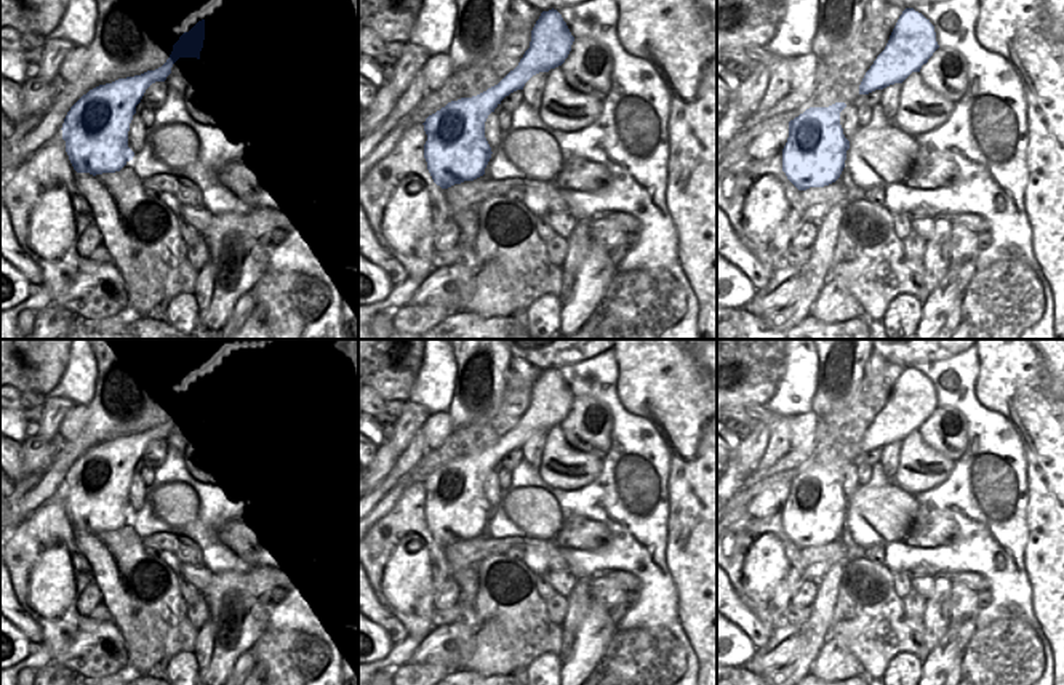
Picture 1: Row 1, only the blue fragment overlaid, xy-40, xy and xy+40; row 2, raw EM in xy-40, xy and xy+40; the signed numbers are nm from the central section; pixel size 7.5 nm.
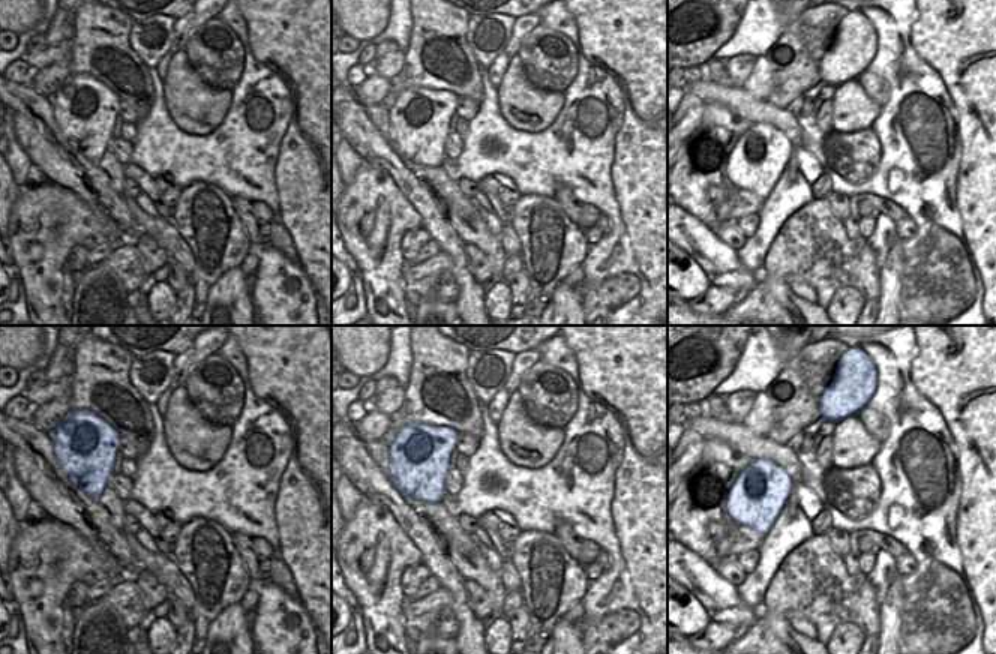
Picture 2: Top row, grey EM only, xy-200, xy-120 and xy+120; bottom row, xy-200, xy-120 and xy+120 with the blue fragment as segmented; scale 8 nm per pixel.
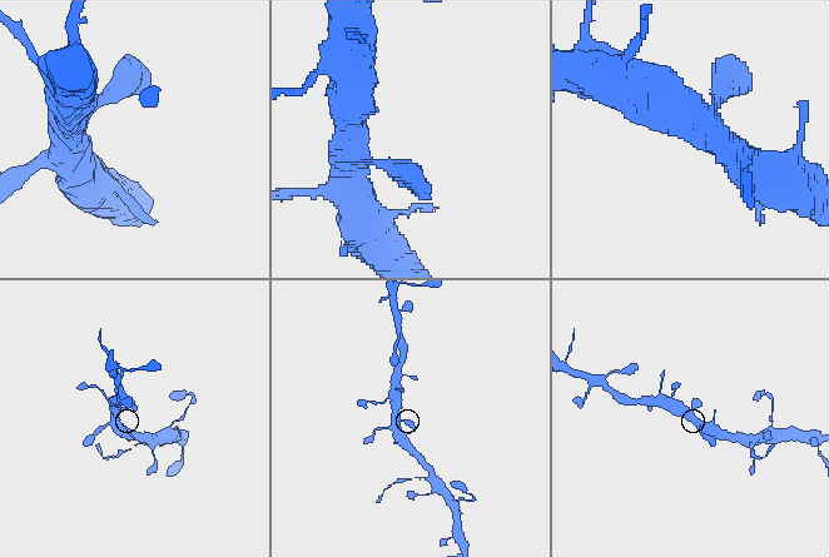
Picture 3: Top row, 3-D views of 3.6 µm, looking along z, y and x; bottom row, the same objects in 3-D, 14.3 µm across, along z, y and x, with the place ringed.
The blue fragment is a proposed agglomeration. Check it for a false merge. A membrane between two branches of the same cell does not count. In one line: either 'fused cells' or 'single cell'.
single cell

